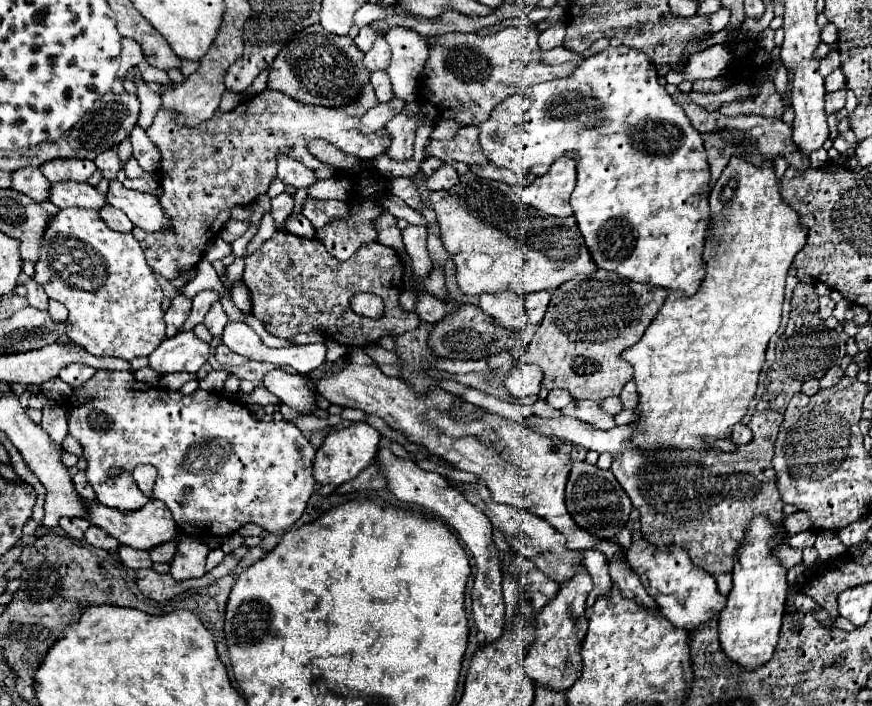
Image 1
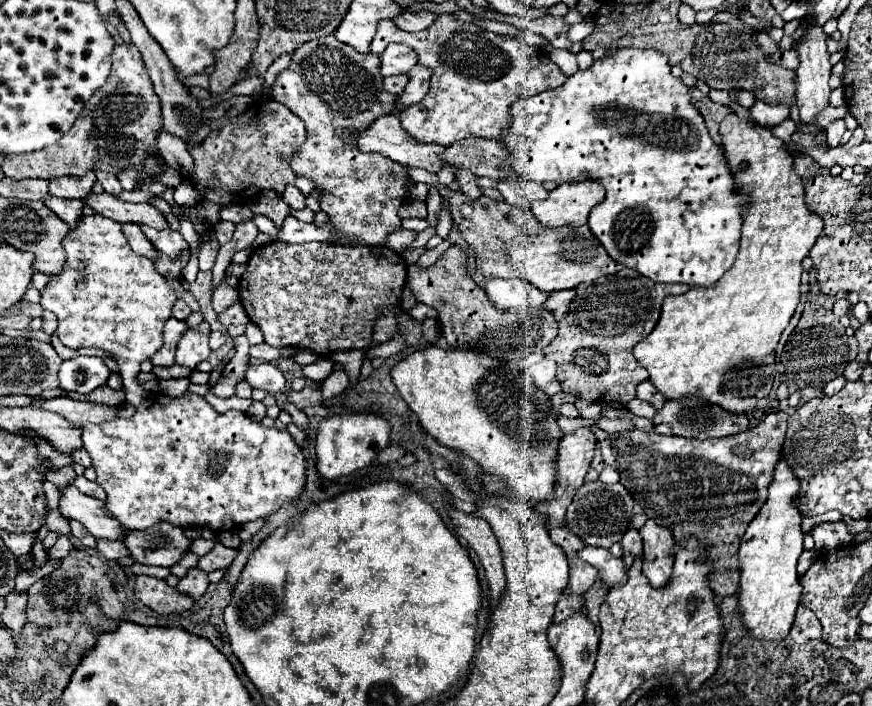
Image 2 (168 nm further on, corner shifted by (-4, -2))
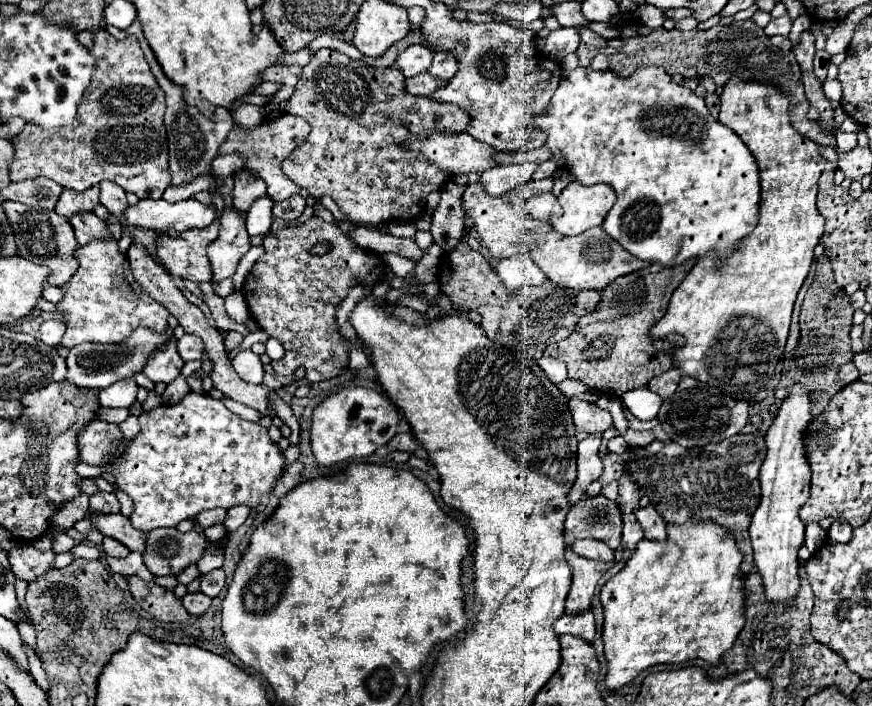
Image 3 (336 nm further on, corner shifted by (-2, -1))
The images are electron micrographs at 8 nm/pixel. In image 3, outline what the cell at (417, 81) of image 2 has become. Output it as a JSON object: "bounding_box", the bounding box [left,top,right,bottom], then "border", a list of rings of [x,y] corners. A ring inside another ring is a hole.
{"bounding_box":[429,52,459,80],"border":[[[435,52],[433,64],[429,68],[429,74],[437,76],[441,80],[451,80],[455,76],[455,70],[459,70],[459,68],[457,68],[457,62],[455,62],[455,56],[453,54]]]}

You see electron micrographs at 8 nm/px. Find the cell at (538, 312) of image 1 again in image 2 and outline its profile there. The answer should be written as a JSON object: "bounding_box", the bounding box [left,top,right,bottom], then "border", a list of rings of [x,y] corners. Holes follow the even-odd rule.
{"bounding_box":[545,289,575,321],"border":[[[573,289],[555,291],[555,293],[551,293],[551,295],[547,297],[545,309],[547,309],[547,311],[553,311],[553,317],[557,317],[557,319],[561,321],[563,315],[567,313],[567,309],[569,309],[569,303],[571,303],[573,297],[575,297],[575,291],[573,291]]]}

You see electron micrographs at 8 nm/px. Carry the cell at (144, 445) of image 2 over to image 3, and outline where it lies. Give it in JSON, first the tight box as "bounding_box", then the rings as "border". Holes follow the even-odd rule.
{"bounding_box":[111,392,283,532],"border":[[[189,392],[175,406],[159,406],[151,412],[139,416],[141,432],[135,440],[123,440],[119,454],[111,456],[111,474],[117,478],[117,486],[131,496],[135,510],[131,514],[131,524],[137,530],[149,532],[161,526],[177,526],[181,520],[197,516],[209,508],[233,508],[237,504],[257,506],[263,494],[269,494],[275,480],[283,472],[283,452],[267,436],[267,428],[261,424],[243,420],[225,408],[221,400],[207,394]]]}

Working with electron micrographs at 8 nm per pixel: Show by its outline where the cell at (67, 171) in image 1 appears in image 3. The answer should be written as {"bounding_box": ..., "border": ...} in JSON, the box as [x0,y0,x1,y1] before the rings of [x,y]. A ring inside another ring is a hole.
{"bounding_box":[55,186,99,218],"border":[[[91,186],[85,192],[75,192],[75,190],[65,188],[55,206],[55,212],[71,218],[73,214],[93,212],[97,206],[99,206],[99,186]]]}

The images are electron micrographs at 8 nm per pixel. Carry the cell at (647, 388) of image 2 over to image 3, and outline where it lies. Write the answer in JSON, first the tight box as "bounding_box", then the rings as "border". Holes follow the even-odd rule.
{"bounding_box":[649,368,681,398],"border":[[[671,368],[667,370],[665,374],[661,374],[659,378],[653,378],[649,382],[649,388],[653,392],[657,392],[661,398],[669,398],[675,390],[677,390],[677,384],[681,380],[681,374],[679,374],[679,368]]]}

